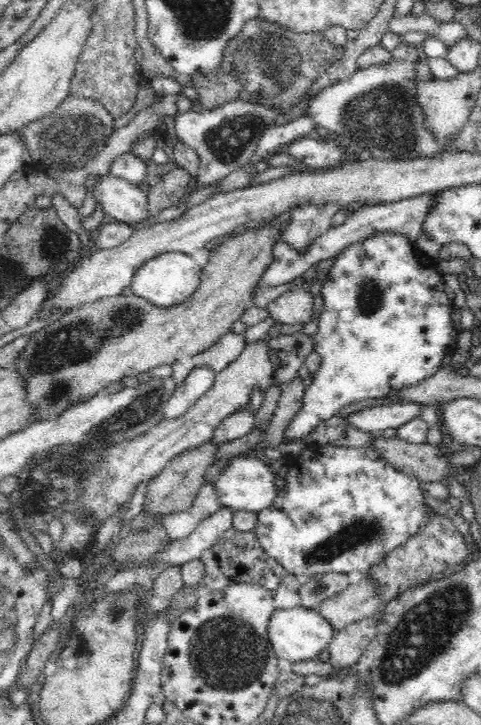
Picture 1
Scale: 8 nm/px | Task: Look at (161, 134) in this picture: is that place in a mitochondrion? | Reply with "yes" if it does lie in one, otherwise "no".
no

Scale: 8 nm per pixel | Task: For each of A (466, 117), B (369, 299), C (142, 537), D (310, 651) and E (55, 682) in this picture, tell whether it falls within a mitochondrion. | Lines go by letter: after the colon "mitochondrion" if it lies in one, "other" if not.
A: other
B: mitochondrion
C: other
D: other
E: other

